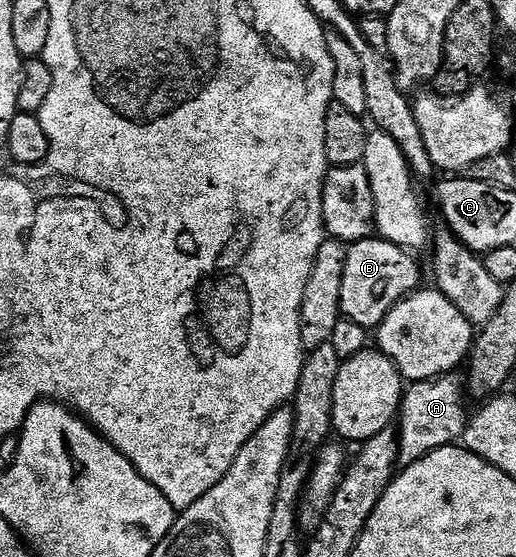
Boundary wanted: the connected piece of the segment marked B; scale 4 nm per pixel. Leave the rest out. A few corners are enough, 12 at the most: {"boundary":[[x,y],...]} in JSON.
{"boundary":[[347,245],[340,315],[369,330],[421,287],[411,251]]}

